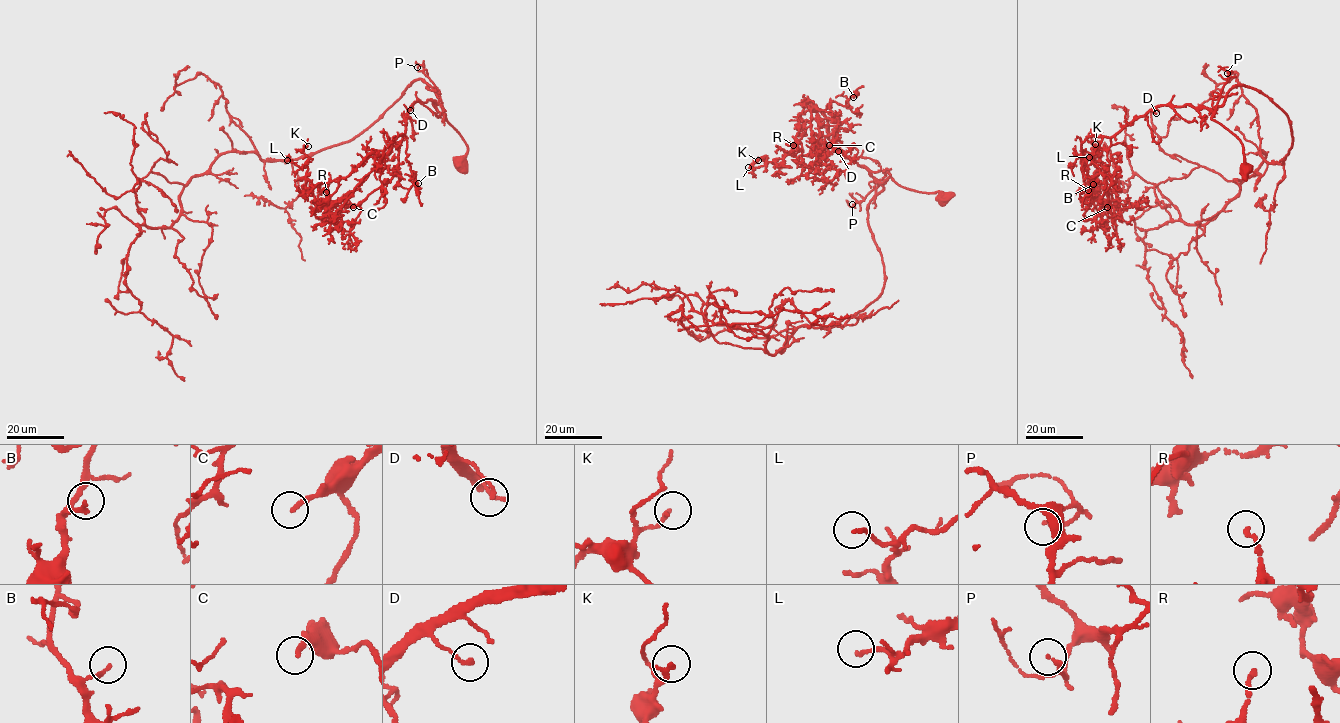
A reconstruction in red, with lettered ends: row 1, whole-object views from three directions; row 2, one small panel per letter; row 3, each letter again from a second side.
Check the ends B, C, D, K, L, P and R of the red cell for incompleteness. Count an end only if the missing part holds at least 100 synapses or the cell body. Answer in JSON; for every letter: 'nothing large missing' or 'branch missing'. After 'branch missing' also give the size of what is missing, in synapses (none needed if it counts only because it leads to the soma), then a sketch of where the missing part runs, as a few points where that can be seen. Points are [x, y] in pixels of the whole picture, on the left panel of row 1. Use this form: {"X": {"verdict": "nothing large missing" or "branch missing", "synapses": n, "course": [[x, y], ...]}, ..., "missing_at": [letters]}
{"B": {"verdict": "nothing large missing"}, "C": {"verdict": "branch missing", "synapses": 120, "course": [[353, 207], [341, 229], [333, 234], [335, 240], [341, 242], [358, 237]]}, "D": {"verdict": "nothing large missing"}, "K": {"verdict": "nothing large missing"}, "L": {"verdict": "nothing large missing"}, "P": {"verdict": "nothing large missing"}, "R": {"verdict": "nothing large missing"}, "missing_at": ["C"]}

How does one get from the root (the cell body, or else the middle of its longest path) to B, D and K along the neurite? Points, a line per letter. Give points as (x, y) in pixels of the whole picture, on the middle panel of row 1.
B: (945, 196), (908, 189), (890, 177), (880, 184), (837, 151), (823, 111), (829, 100), (844, 106), (853, 97)
D: (945, 196), (942, 192), (908, 189), (890, 177), (880, 184), (869, 171), (838, 151)
K: (945, 196), (890, 177), (880, 184), (834, 148), (826, 116), (808, 101), (790, 150), (758, 160)

